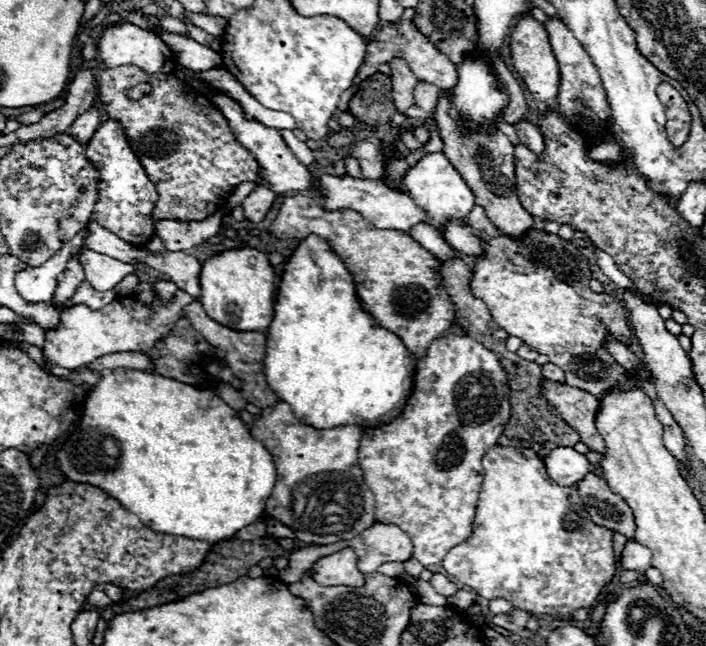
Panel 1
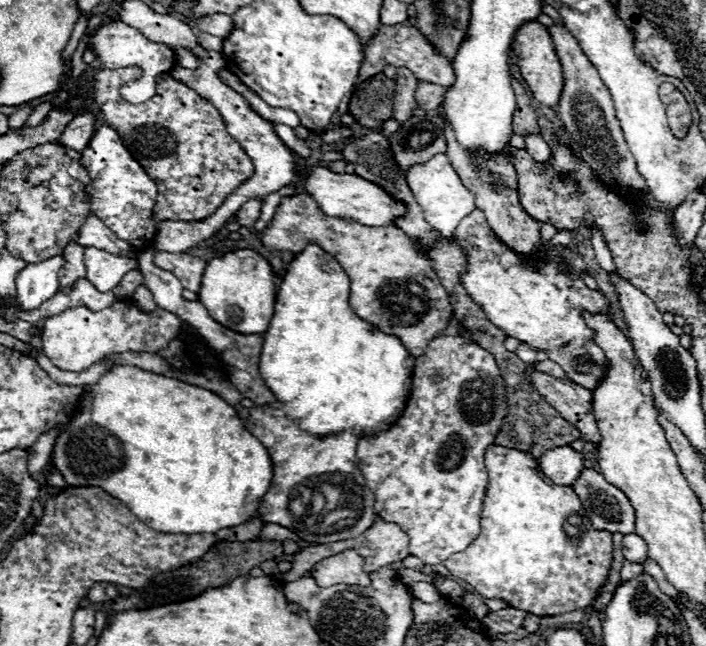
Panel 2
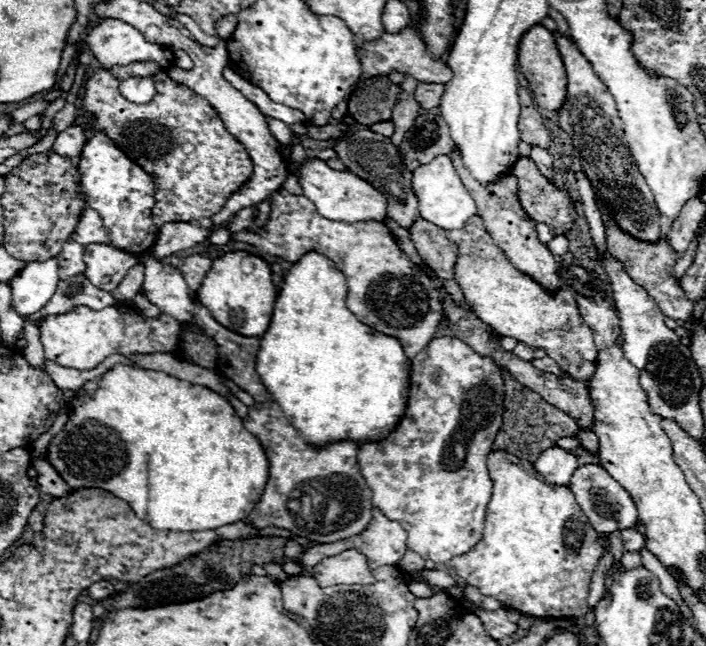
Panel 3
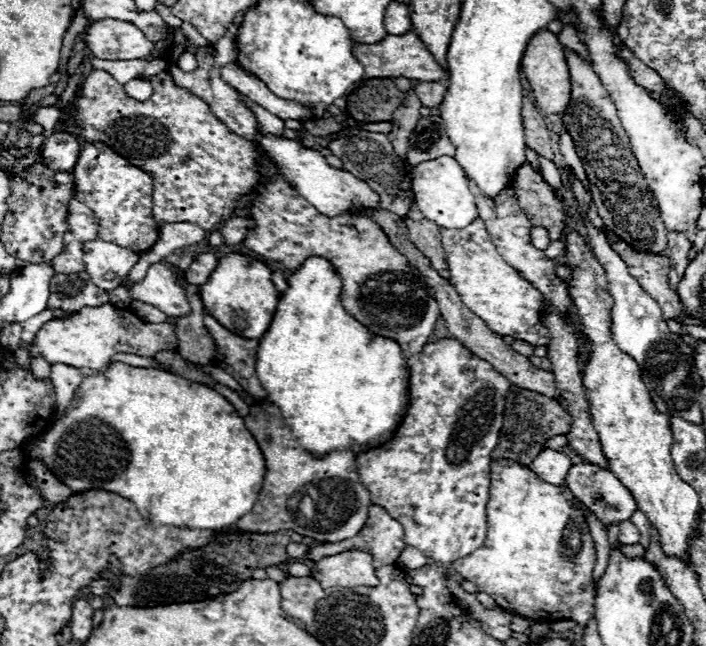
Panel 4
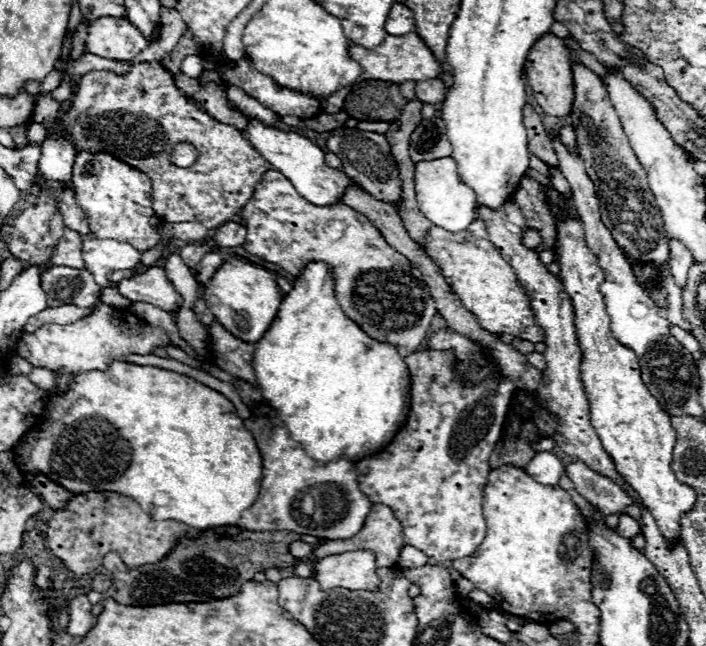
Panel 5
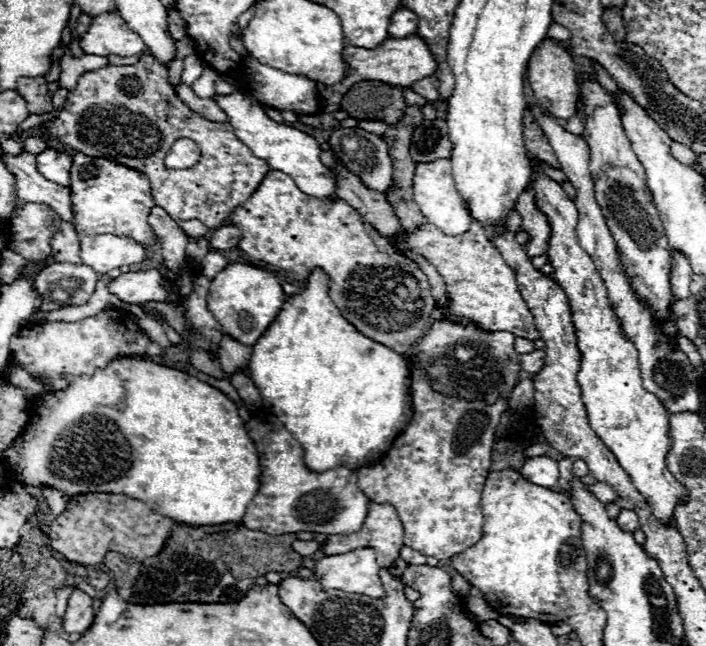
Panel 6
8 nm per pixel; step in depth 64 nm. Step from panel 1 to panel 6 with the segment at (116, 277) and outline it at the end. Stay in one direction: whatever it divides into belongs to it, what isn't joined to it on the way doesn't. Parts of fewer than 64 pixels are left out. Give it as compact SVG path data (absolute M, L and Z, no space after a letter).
M114 234L82 236L82 262L102 278L114 268L132 266L144 260L146 250L130 238L118 238Z

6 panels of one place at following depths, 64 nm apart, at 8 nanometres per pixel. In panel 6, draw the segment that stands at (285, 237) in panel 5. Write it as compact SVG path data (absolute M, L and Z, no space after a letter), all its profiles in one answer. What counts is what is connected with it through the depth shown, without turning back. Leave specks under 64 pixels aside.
M270 170L262 180L262 186L254 192L250 202L244 202L230 214L230 222L238 226L242 234L242 242L238 248L248 256L278 266L290 274L292 280L300 288L304 288L306 278L312 268L322 268L330 276L330 298L338 306L344 318L354 324L364 336L386 344L388 348L396 350L398 354L410 354L410 346L414 346L428 330L430 314L436 310L436 300L430 294L430 284L426 274L404 254L388 244L352 206L342 200L316 200L302 194L294 180L278 170Z

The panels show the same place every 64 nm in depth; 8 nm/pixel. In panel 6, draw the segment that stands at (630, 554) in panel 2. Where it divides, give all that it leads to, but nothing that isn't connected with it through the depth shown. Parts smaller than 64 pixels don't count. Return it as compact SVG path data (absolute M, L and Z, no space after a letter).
M620 510L618 518L616 518L616 524L618 524L624 532L634 532L634 530L640 528L638 516L636 516L632 510Z

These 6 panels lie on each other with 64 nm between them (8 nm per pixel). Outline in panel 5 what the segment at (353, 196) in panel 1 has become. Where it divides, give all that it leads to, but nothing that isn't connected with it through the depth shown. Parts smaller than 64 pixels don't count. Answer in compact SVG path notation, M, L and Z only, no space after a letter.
M250 118L250 124L242 132L242 136L248 138L250 144L272 164L272 168L282 172L294 184L298 194L302 194L302 198L306 198L308 202L316 206L332 206L332 204L342 202L342 196L346 188L350 186L352 178L346 176L342 170L326 166L324 152L316 144L312 144L308 138L296 132L282 132L278 128L266 128L262 122L254 118Z

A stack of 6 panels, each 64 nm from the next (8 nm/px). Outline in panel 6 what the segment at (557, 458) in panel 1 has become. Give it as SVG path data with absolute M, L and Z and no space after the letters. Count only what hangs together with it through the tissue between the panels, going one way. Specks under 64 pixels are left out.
M534 456L526 460L526 464L520 468L520 474L528 478L532 484L538 484L544 488L556 488L558 462L550 456Z

